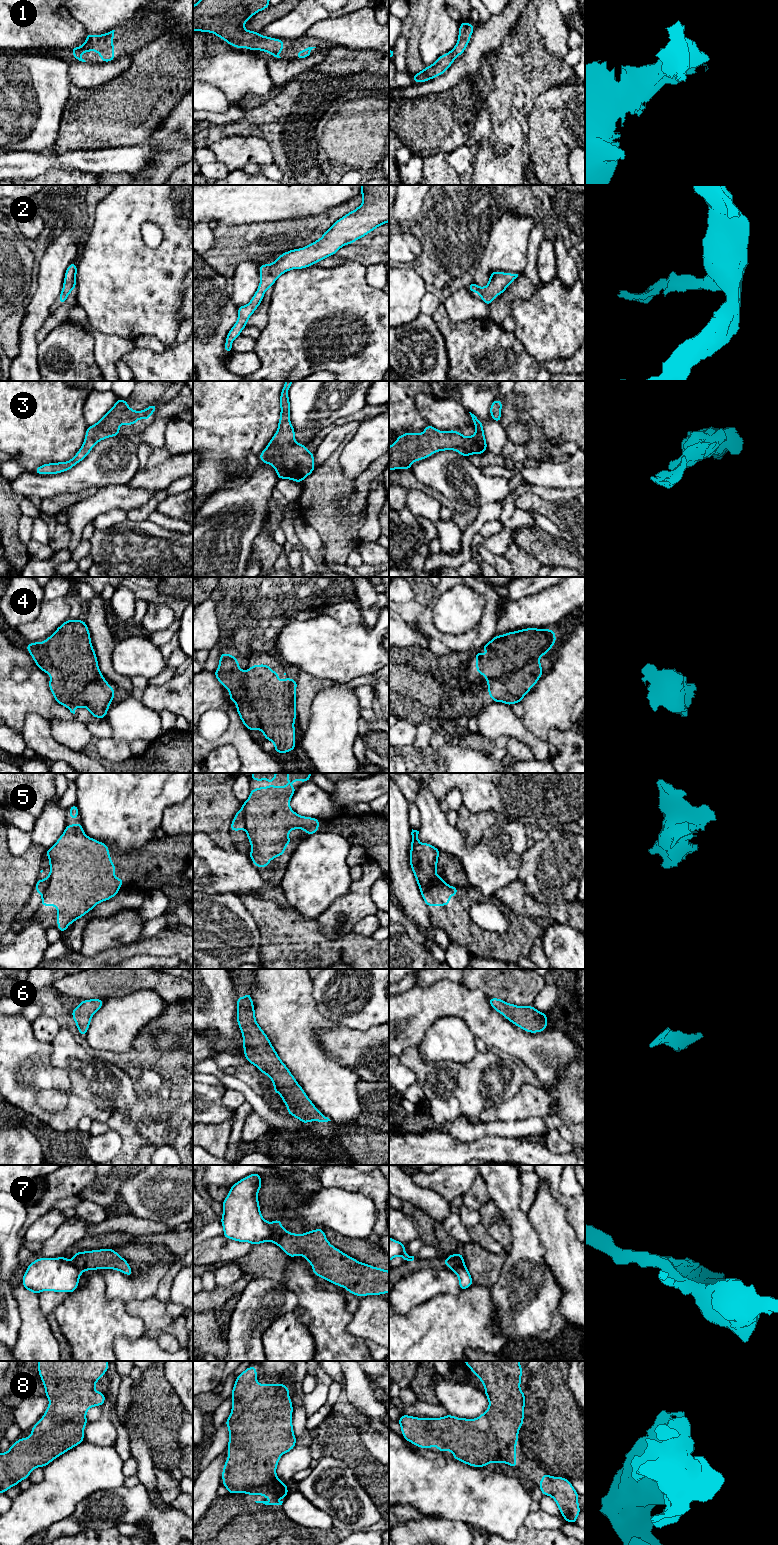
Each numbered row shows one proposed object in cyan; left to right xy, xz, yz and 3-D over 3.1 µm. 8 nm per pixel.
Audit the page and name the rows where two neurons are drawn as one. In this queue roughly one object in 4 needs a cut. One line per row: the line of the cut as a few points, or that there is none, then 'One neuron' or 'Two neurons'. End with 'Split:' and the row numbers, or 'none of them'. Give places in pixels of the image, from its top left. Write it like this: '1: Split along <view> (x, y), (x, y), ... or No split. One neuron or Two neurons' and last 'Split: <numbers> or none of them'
1: No split. One neuron
2: No split. One neuron
3: No split. One neuron
4: No split. One neuron
5: Split along xy (50, 875), (47, 881), (47, 888), (41, 894). Two neurons
6: No split. One neuron
7: Split along xz (270, 1224), (271, 1240). Two neurons
8: No split. One neuron
Split: 5, 7

